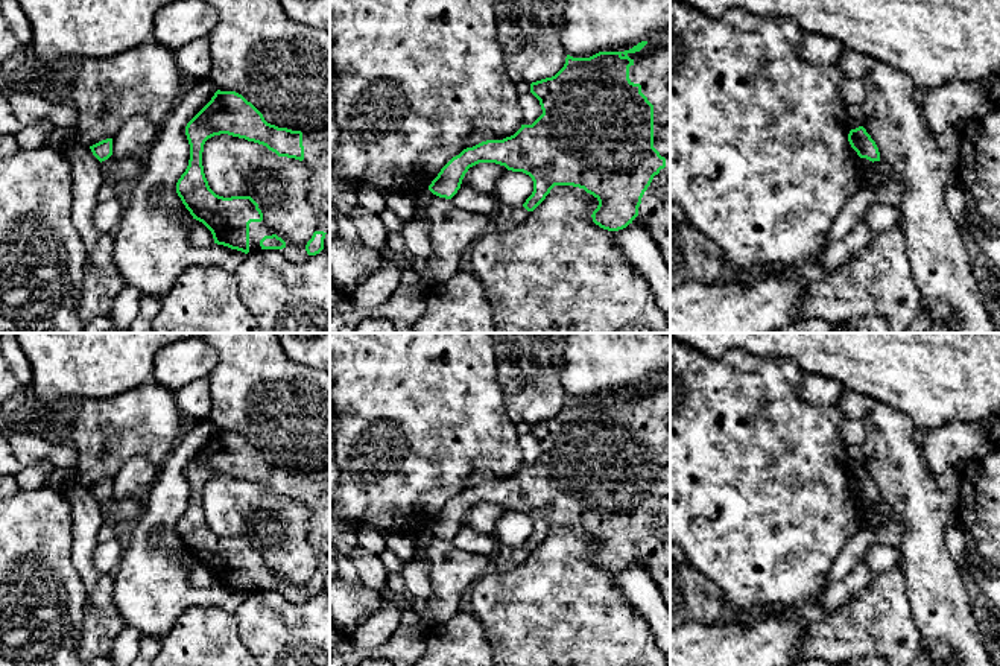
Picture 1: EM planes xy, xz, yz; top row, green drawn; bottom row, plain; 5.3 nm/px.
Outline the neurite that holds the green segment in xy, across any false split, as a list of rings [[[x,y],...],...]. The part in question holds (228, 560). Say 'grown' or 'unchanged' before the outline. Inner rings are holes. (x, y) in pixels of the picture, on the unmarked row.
grown | [[[217,430],[211,441],[187,464],[190,500],[176,523],[176,534],[193,560],[213,575],[214,584],[248,595],[278,590],[292,602],[304,602],[324,590],[330,570],[330,467],[313,471],[292,471],[264,461],[263,455],[236,432]],[[220,474],[266,487],[278,497],[302,502],[310,512],[309,541],[316,558],[316,572],[304,588],[286,584],[263,561],[251,537],[216,535],[202,506],[204,485]]]

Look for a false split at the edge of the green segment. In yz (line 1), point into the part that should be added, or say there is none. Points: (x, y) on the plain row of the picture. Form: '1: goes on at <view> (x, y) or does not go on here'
1: does not go on here

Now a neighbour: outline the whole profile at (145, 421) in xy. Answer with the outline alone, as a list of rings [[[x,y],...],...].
[[[152,380],[109,398],[82,400],[70,417],[71,426],[65,427],[78,452],[76,480],[90,488],[114,479],[122,465],[134,456],[146,456],[160,468],[179,442],[179,415],[175,392]]]

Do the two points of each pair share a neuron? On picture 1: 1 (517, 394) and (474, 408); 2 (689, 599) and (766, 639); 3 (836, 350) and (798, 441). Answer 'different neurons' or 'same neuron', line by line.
1: different neurons
2: different neurons
3: different neurons

